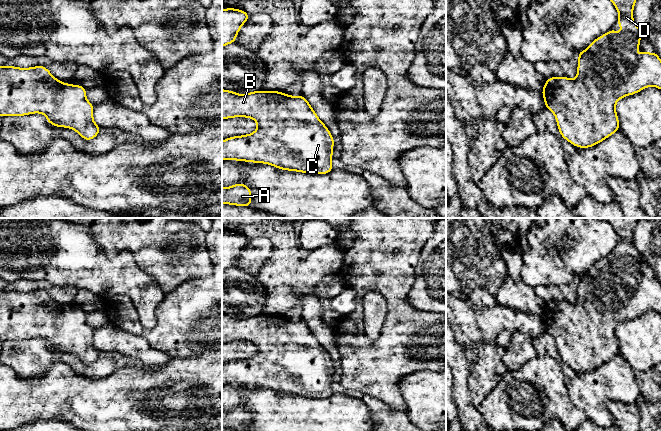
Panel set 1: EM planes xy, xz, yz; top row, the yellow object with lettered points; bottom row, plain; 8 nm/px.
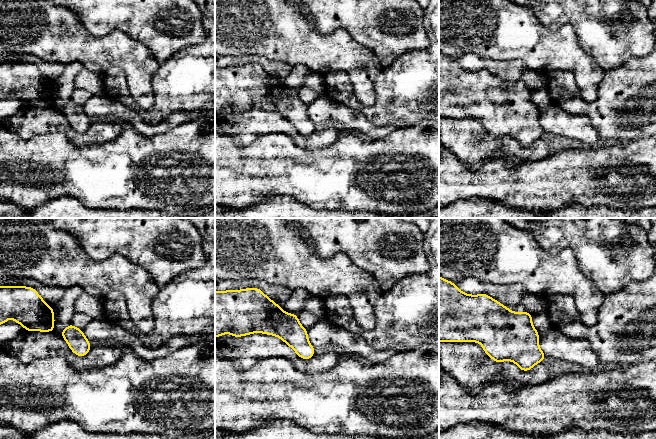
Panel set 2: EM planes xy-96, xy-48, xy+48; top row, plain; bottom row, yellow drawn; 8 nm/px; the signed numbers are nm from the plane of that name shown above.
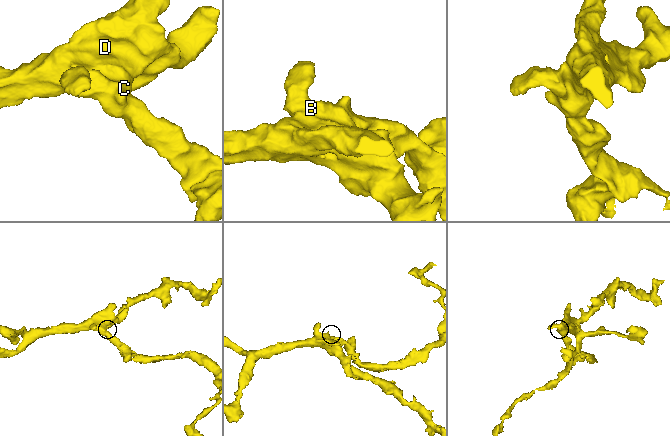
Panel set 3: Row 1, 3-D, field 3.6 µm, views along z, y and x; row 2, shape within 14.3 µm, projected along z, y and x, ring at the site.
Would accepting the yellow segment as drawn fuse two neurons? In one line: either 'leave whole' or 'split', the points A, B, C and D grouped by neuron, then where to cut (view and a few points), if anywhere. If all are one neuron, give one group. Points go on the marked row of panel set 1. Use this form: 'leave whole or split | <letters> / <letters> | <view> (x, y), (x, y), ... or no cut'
leave whole | A B C D | no cut

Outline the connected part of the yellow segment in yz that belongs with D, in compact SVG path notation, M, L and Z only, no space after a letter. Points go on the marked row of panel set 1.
M611 0L618 10L617 25L622 26L622 32L617 33L614 29L596 38L589 47L578 52L577 77L571 80L565 76L548 78L541 91L545 108L549 109L556 117L556 123L560 135L578 148L590 148L610 137L620 130L619 119L616 113L616 103L627 95L634 95L641 90L656 86L661 90L661 59L656 51L647 53L642 51L638 56L635 52L640 48L640 37L644 36L642 30L633 20L633 8L637 0Z

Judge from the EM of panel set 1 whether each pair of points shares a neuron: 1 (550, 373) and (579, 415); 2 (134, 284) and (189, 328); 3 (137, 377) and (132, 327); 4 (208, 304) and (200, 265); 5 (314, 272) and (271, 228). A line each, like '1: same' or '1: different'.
1: same
2: different
3: different
4: different
5: same

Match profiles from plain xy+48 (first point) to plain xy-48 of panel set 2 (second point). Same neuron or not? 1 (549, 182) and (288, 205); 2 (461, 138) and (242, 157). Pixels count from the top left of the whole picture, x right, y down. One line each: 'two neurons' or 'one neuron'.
1: two neurons
2: two neurons

